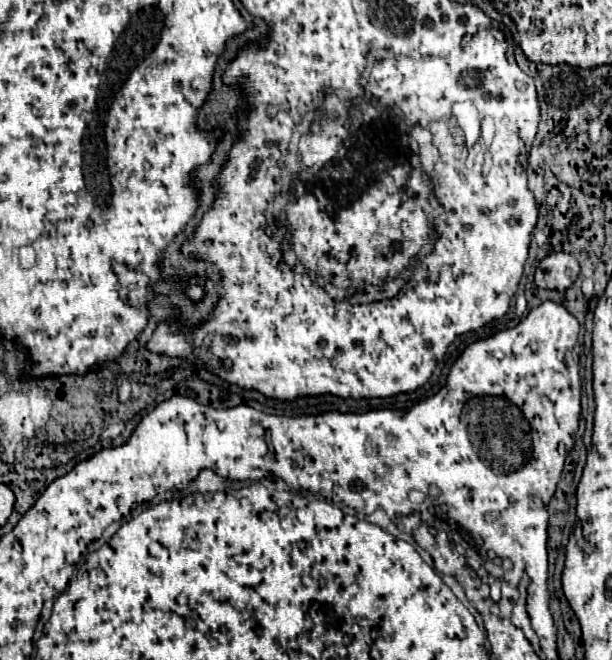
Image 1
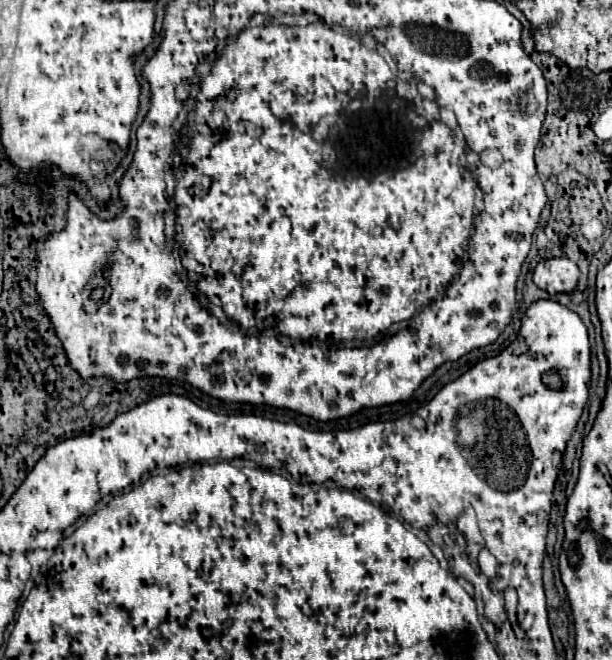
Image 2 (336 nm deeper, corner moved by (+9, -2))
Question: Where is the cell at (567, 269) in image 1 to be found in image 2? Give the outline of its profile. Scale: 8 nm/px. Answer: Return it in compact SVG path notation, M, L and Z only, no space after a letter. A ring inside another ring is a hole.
M561 256L539 262L533 274L533 282L549 294L569 294L575 290L579 268L573 260Z

